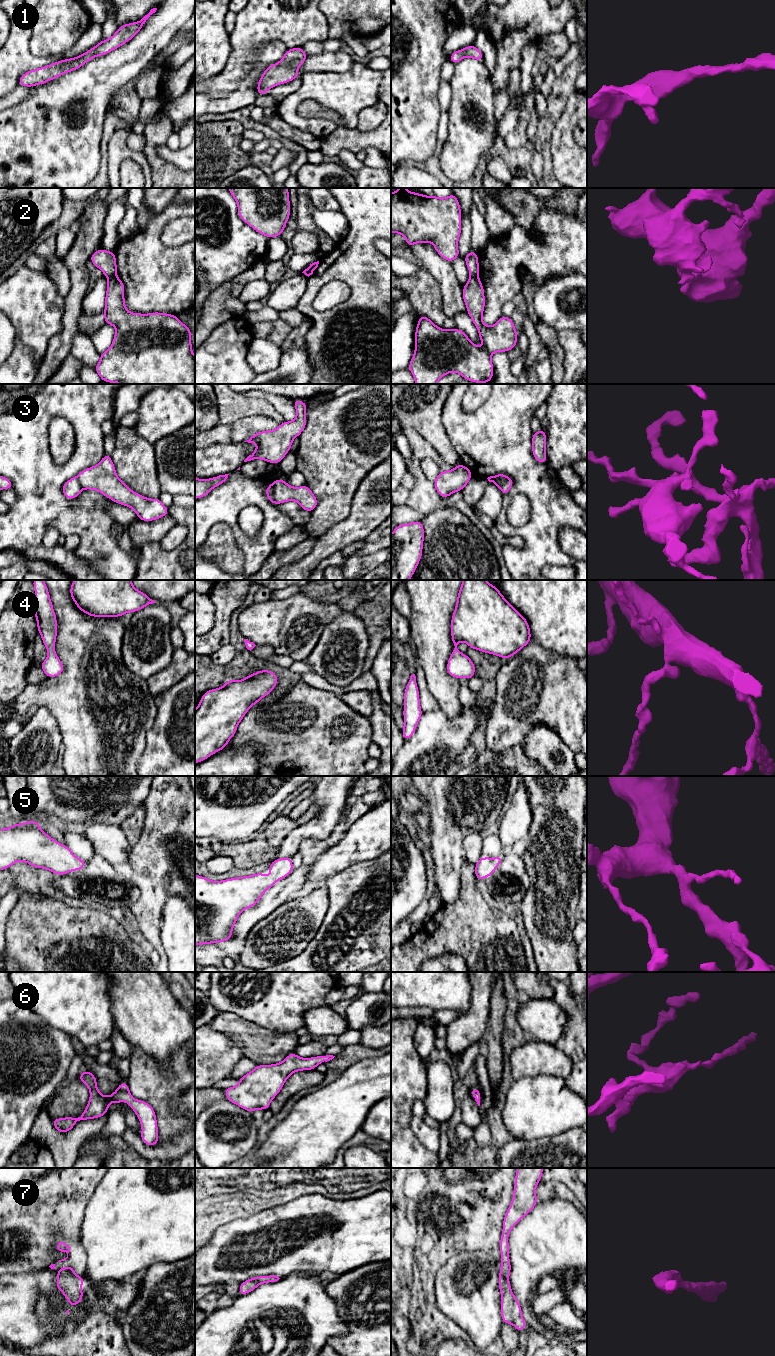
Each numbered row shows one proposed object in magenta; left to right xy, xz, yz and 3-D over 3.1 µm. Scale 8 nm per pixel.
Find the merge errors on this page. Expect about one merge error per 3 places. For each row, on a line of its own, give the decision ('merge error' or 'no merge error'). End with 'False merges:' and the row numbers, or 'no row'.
1: no merge error
2: merge error
3: merge error
4: no merge error
5: no merge error
6: no merge error
7: no merge error
False merges: 2, 3

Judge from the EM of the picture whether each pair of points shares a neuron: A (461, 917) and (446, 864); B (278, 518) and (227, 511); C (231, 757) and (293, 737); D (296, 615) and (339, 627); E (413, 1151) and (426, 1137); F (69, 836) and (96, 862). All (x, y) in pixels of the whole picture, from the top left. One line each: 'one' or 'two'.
A: two
B: one
C: two
D: two
E: two
F: two

